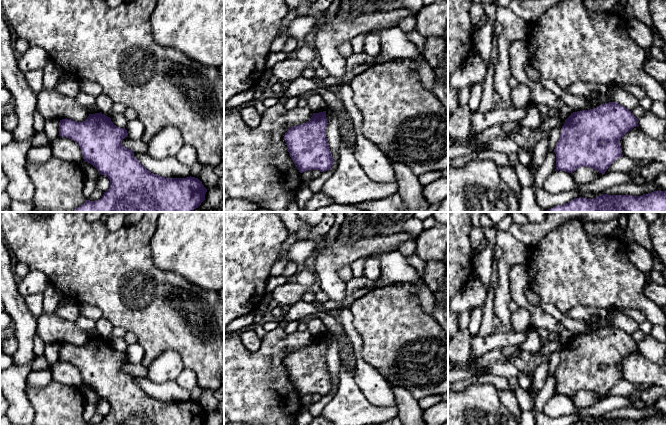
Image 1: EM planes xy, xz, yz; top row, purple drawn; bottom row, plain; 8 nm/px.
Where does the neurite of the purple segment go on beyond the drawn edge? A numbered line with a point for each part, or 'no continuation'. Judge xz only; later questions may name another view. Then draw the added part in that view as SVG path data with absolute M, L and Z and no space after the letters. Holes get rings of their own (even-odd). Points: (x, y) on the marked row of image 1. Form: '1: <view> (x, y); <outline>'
no continuation

